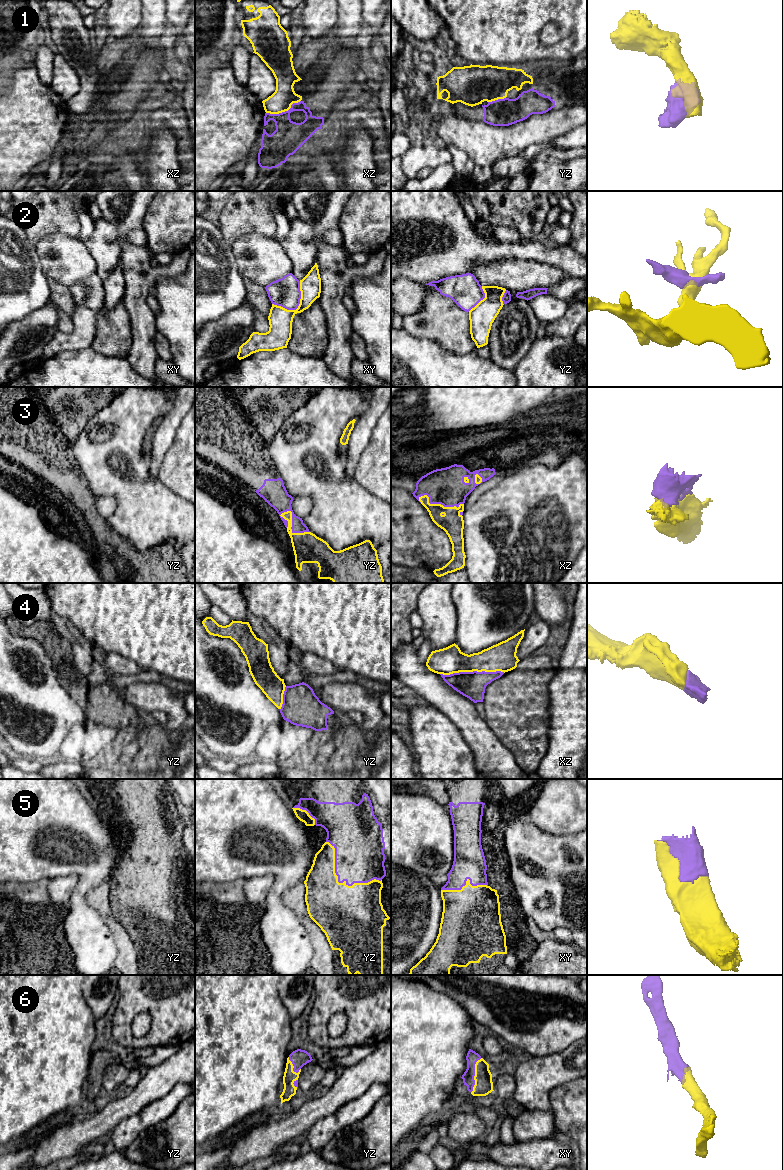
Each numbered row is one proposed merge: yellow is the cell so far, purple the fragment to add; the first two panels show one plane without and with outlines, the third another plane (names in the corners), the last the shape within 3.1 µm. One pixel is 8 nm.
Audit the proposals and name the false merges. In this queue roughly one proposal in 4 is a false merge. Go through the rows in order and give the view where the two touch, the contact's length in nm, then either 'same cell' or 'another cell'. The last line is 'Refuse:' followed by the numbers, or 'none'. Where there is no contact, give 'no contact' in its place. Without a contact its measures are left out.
1: contact in xz; length 300 nm; another cell
2: contact in xy; length 300 nm; another cell
3: contact in yz; length 280 nm; same cell
4: contact in xz; length 500 nm; same cell
5: contact in yz; length 550 nm; same cell
6: contact in xy; length 300 nm; same cell
Refuse: 1, 2

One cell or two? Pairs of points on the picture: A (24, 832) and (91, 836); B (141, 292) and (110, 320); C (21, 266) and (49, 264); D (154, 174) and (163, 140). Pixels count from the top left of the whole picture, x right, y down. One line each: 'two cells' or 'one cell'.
A: one cell
B: two cells
C: two cells
D: one cell

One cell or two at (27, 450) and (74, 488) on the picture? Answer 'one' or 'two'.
one

